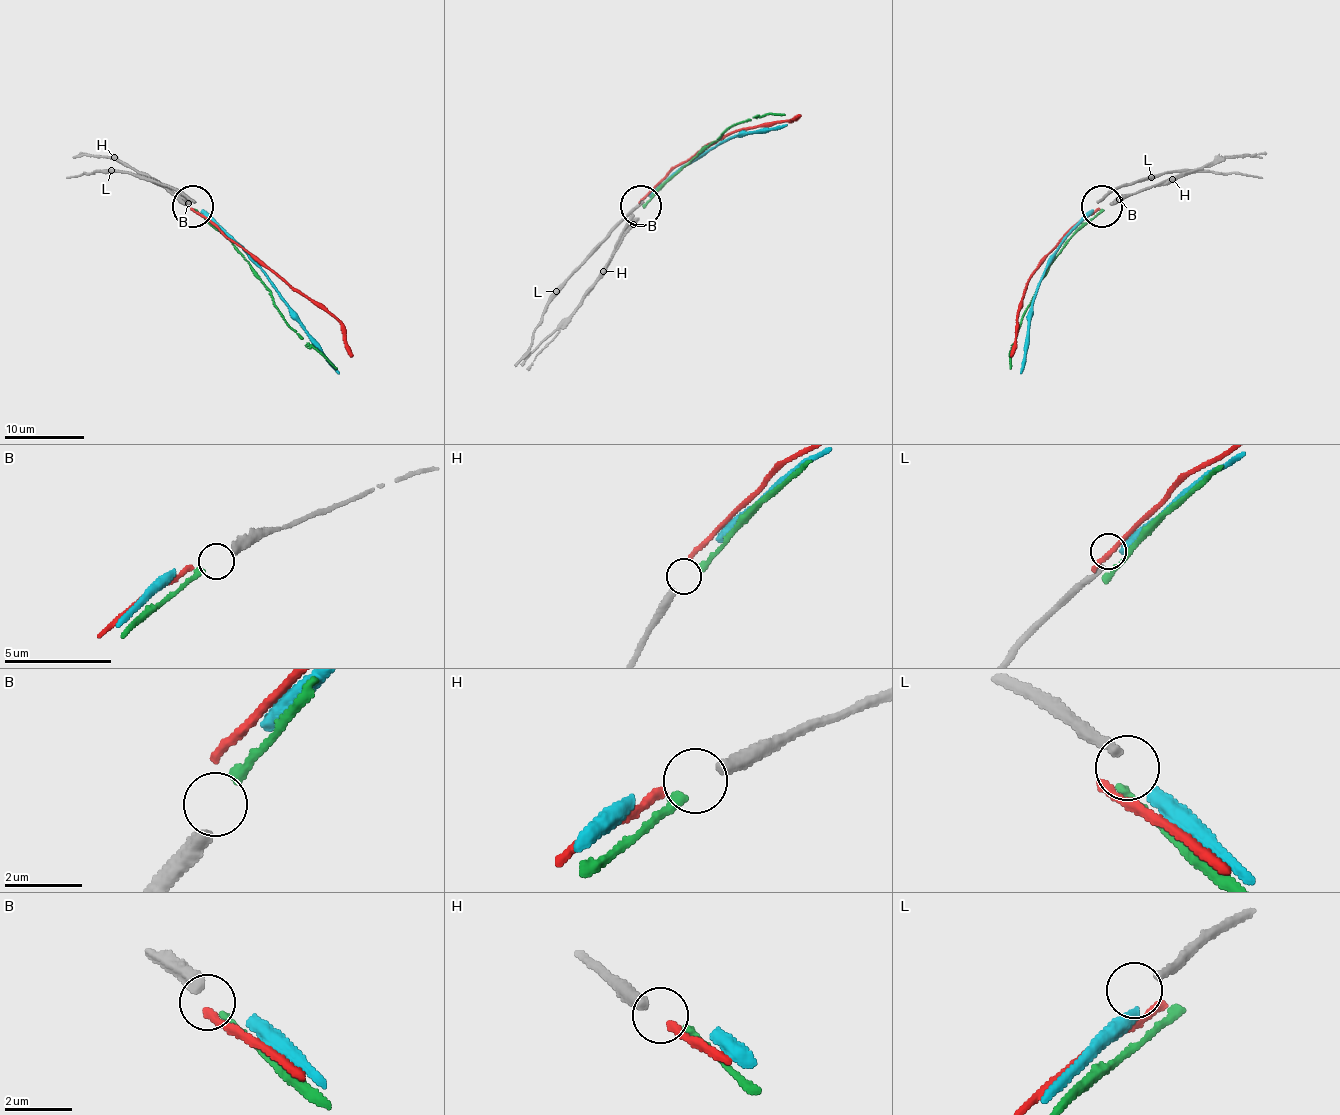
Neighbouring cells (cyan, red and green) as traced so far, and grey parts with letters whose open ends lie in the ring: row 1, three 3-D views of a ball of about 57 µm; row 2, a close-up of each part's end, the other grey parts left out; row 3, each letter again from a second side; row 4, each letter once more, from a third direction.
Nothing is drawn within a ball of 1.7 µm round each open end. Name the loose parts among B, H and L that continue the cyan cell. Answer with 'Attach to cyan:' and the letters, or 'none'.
Attach to cyan: none

